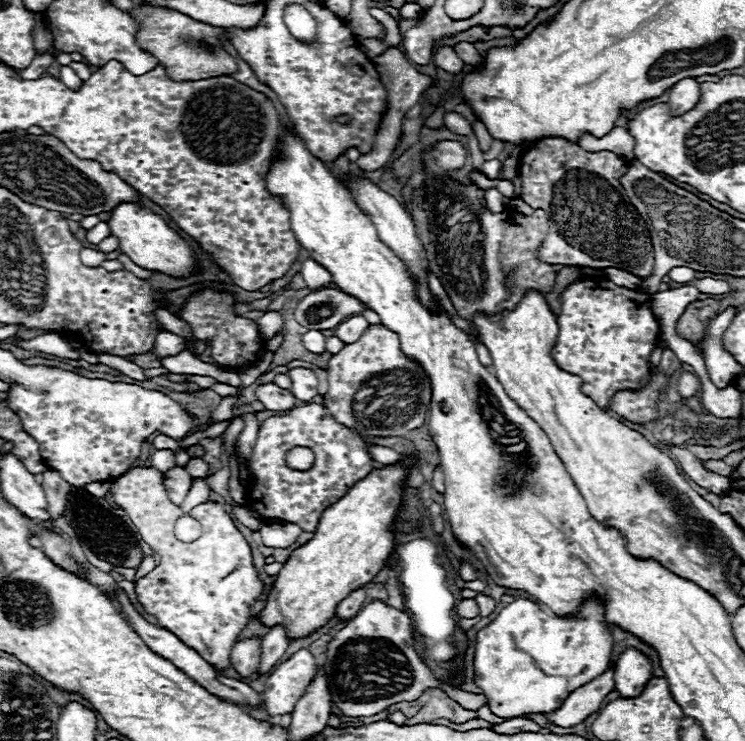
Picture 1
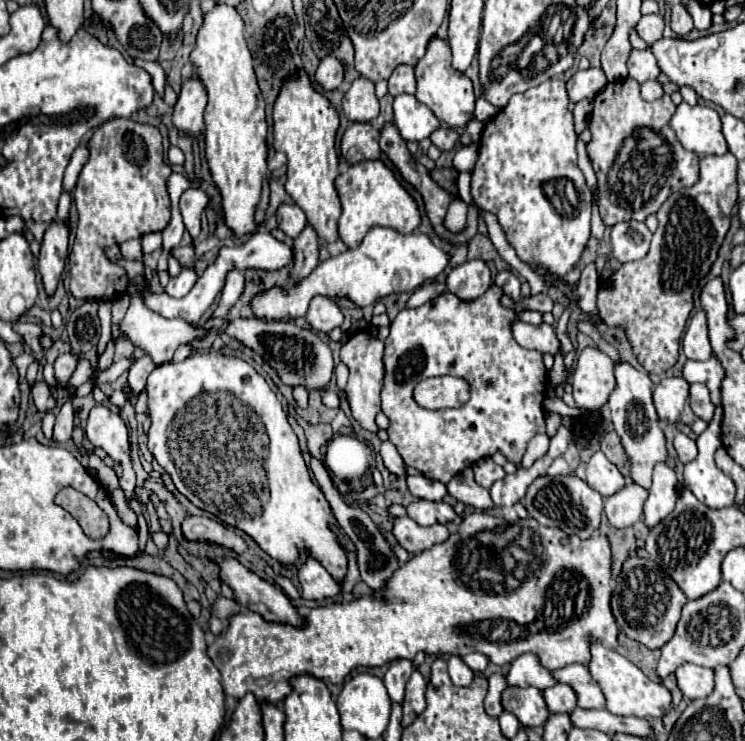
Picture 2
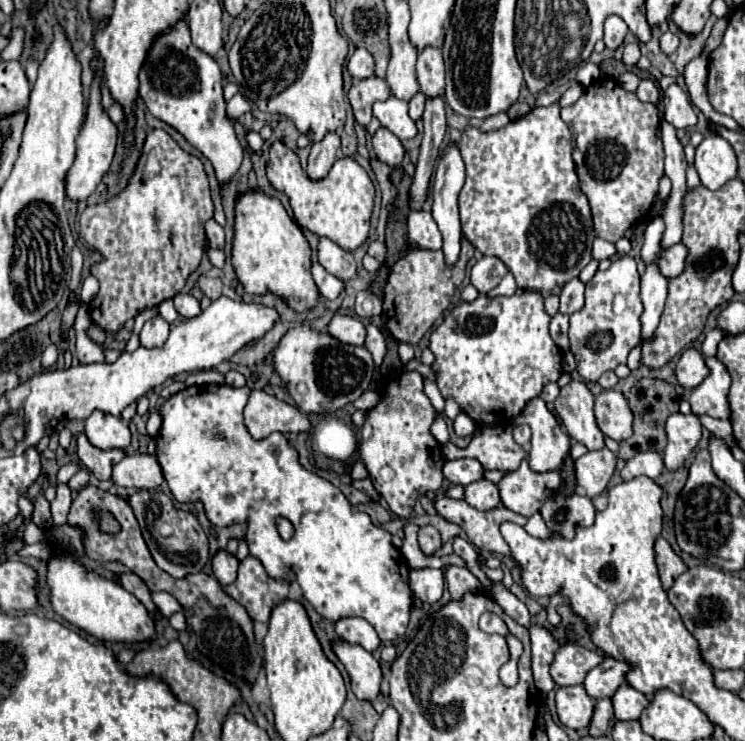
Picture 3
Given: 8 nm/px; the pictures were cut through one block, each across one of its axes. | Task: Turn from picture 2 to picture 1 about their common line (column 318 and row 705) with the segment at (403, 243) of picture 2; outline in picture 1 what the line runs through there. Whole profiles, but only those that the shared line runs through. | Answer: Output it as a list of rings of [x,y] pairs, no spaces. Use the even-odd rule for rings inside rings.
[[[298,650],[286,662],[274,666],[264,680],[264,710],[270,716],[290,714],[306,684],[314,678],[316,666],[316,658],[308,650]]]

